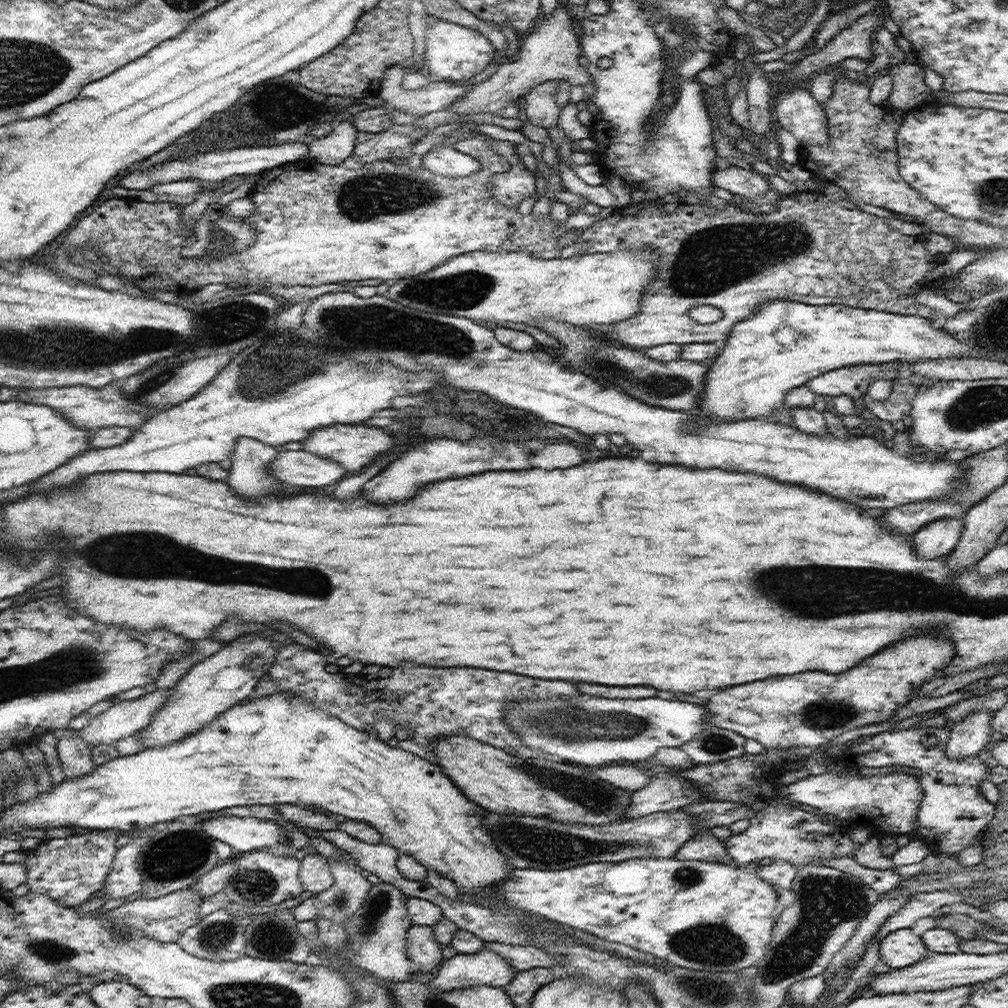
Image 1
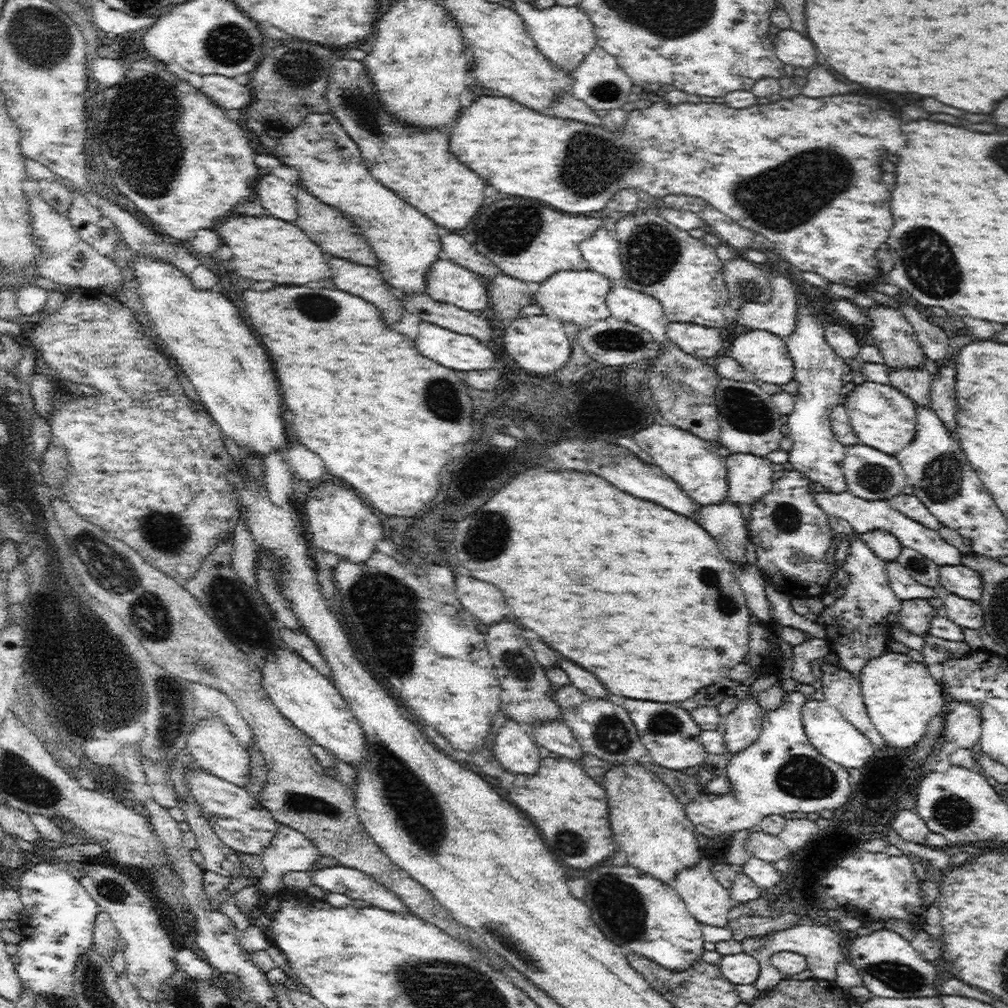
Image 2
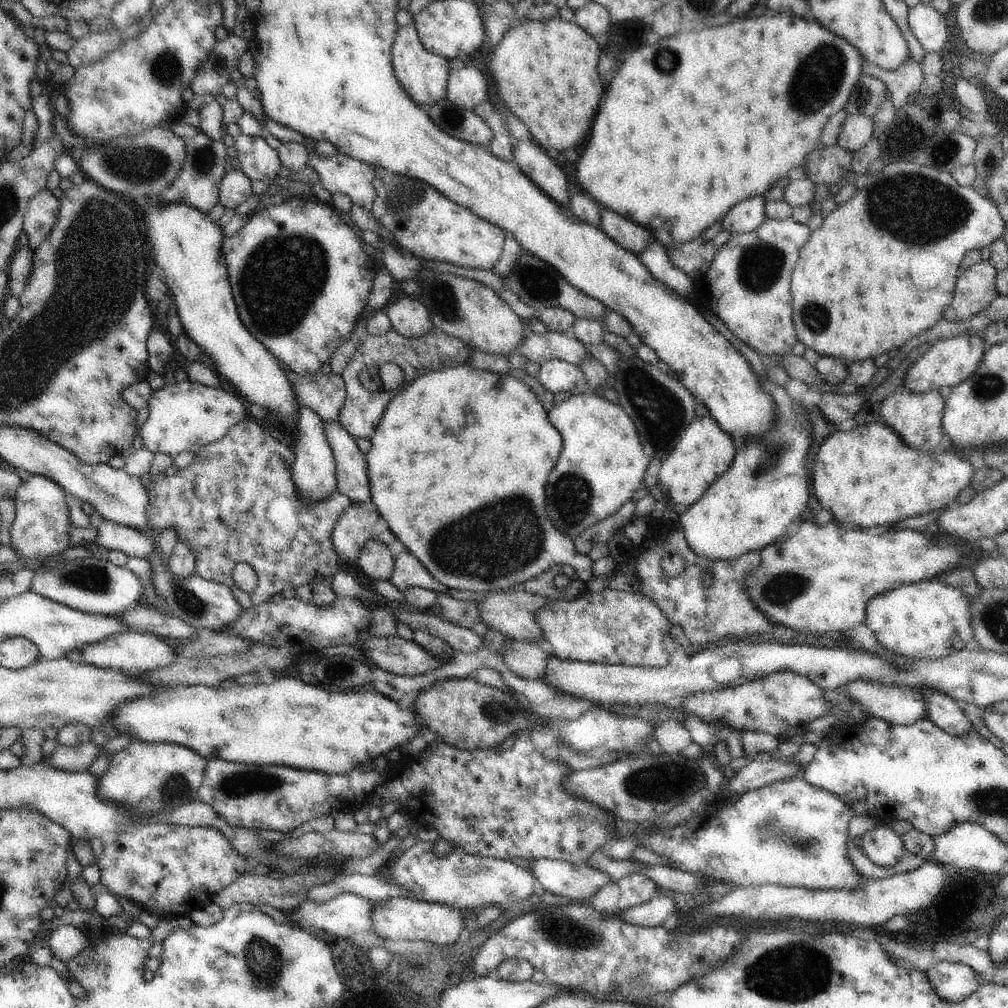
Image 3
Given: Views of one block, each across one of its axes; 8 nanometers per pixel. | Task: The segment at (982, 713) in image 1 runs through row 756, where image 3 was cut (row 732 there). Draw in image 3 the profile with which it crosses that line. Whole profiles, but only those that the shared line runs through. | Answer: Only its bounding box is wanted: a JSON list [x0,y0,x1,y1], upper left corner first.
[918,687,974,736]

